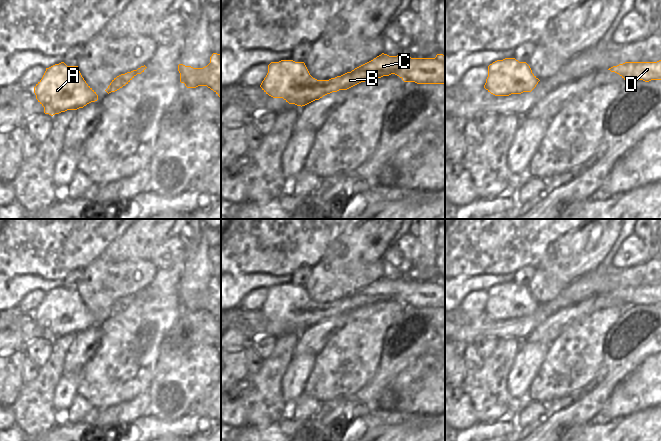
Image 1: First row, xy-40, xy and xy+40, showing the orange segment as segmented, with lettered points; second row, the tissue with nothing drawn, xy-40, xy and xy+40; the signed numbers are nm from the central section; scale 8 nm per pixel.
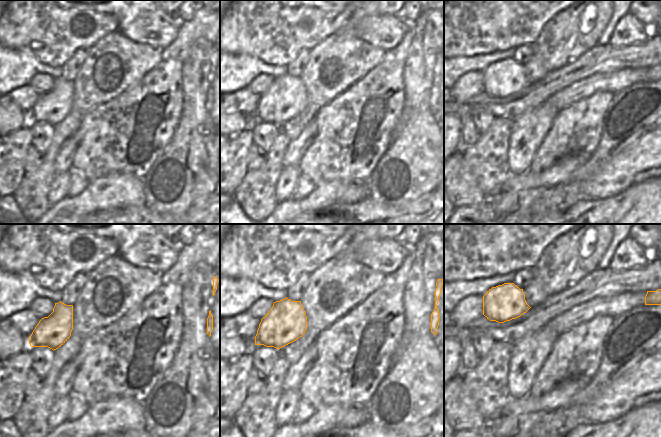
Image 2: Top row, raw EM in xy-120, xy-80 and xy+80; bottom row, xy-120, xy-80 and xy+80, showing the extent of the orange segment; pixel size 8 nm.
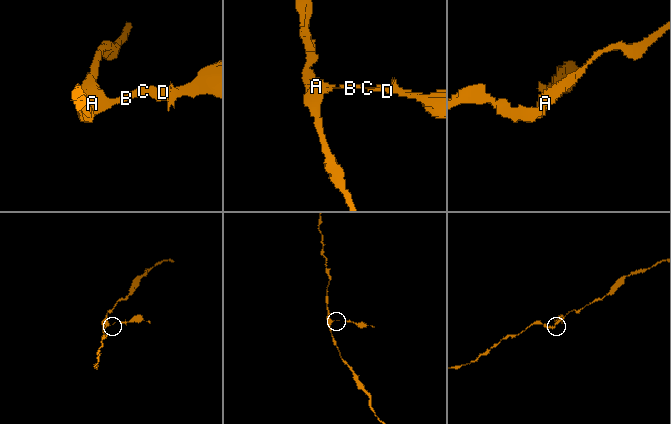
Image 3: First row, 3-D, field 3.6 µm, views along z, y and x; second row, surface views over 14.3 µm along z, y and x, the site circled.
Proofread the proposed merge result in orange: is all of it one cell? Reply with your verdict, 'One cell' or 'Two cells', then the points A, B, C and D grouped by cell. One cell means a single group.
One cell. Groups: A B C D

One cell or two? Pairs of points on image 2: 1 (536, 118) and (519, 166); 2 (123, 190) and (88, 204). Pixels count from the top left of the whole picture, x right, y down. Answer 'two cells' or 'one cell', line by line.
1: one cell
2: one cell

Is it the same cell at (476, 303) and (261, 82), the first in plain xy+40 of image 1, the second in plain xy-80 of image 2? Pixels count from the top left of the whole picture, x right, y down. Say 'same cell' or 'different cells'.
same cell

